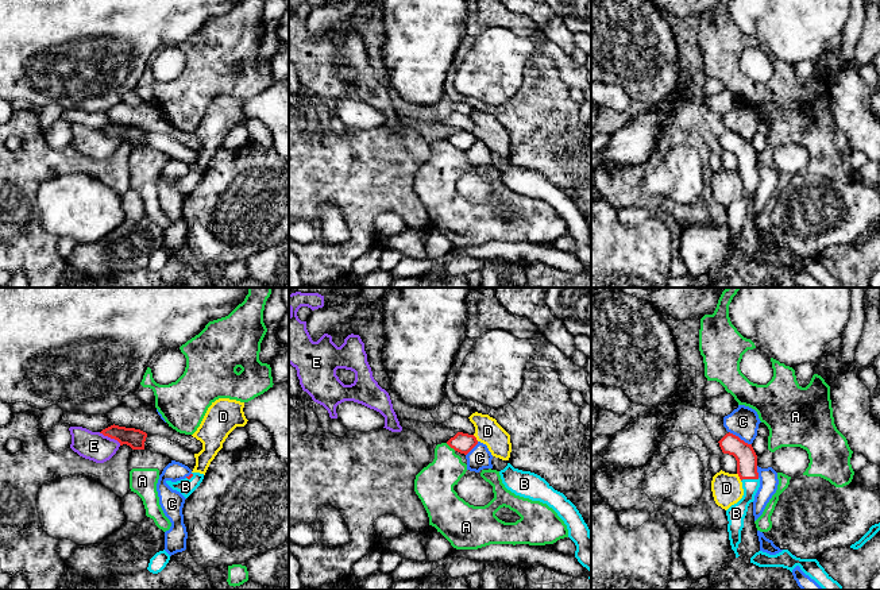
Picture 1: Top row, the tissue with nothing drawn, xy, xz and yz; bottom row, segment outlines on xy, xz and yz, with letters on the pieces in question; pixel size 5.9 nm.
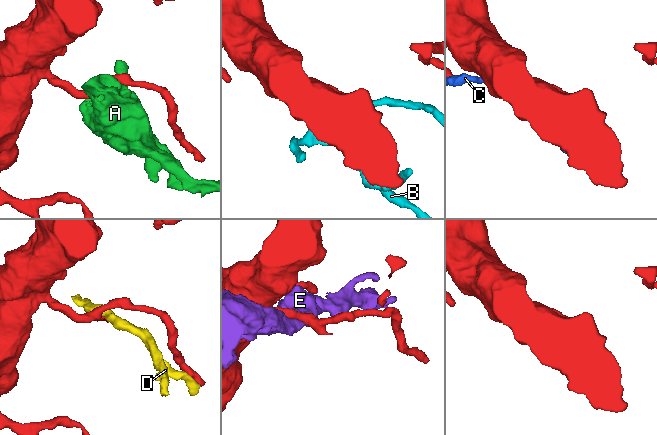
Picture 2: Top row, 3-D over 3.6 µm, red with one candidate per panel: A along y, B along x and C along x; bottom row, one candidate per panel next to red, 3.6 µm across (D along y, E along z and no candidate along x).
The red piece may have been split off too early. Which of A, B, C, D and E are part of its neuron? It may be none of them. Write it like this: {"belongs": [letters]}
{"belongs": ["B"]}

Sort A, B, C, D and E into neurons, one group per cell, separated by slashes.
A / B / C / D / E

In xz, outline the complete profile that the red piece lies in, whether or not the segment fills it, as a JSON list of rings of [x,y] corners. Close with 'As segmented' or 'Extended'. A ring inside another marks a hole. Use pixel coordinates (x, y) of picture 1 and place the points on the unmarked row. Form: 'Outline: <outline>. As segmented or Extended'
Outline: [[[458,130],[447,142],[455,149],[467,153],[478,142],[478,138],[474,132]]]. As segmented

